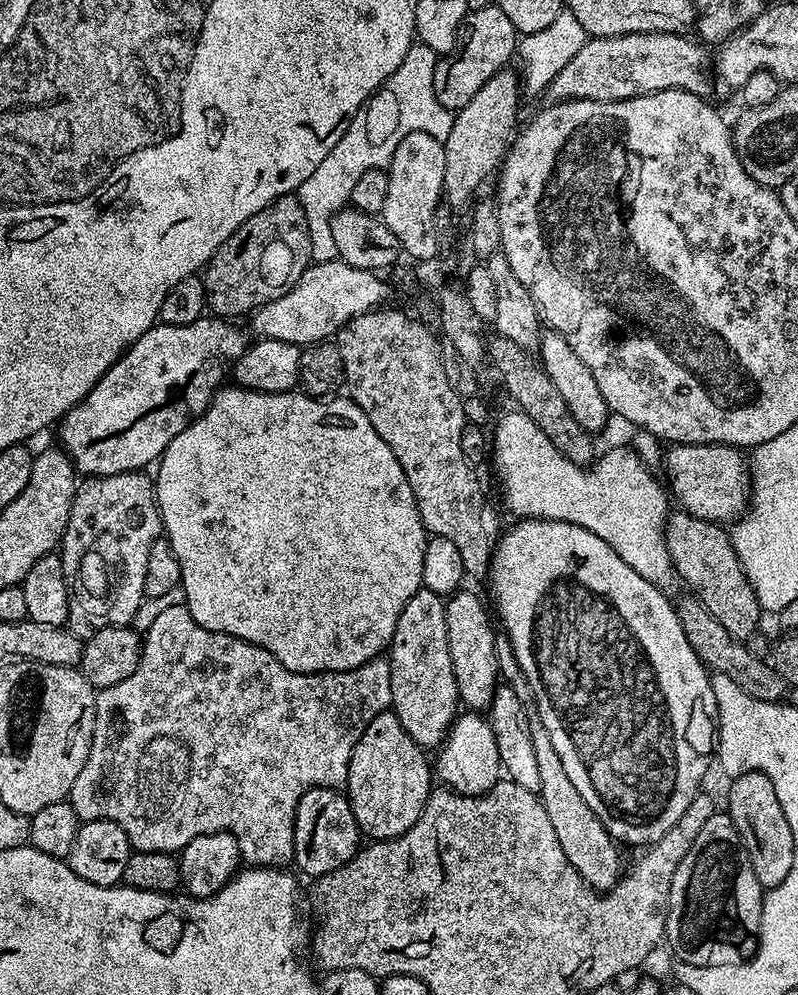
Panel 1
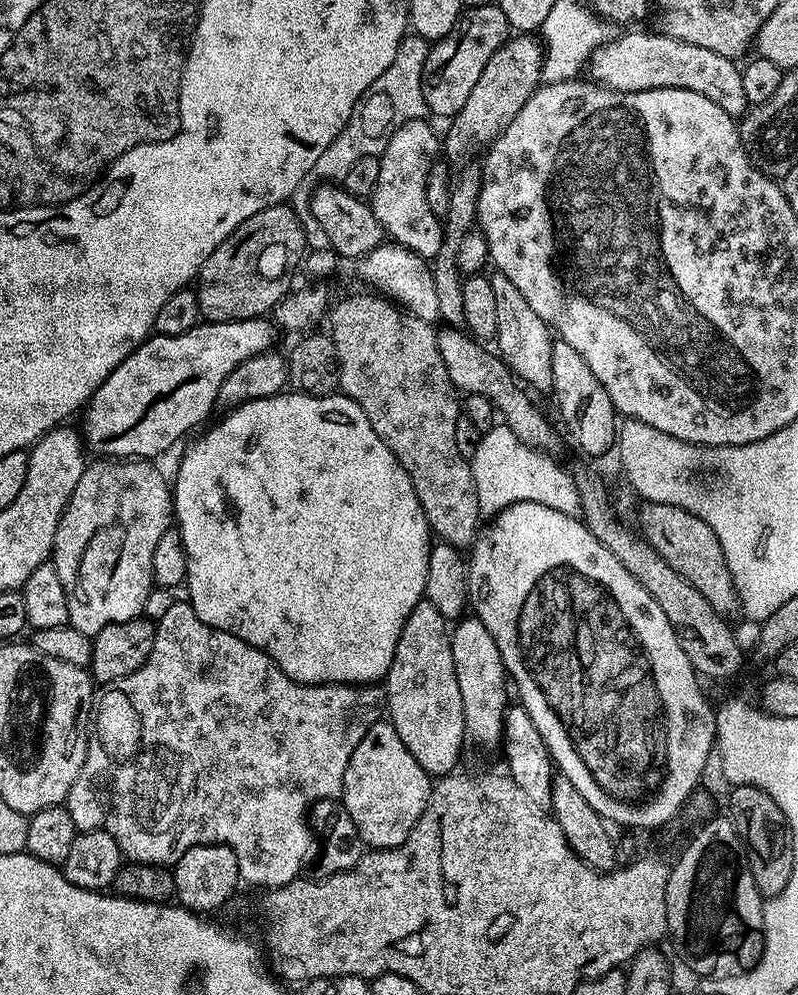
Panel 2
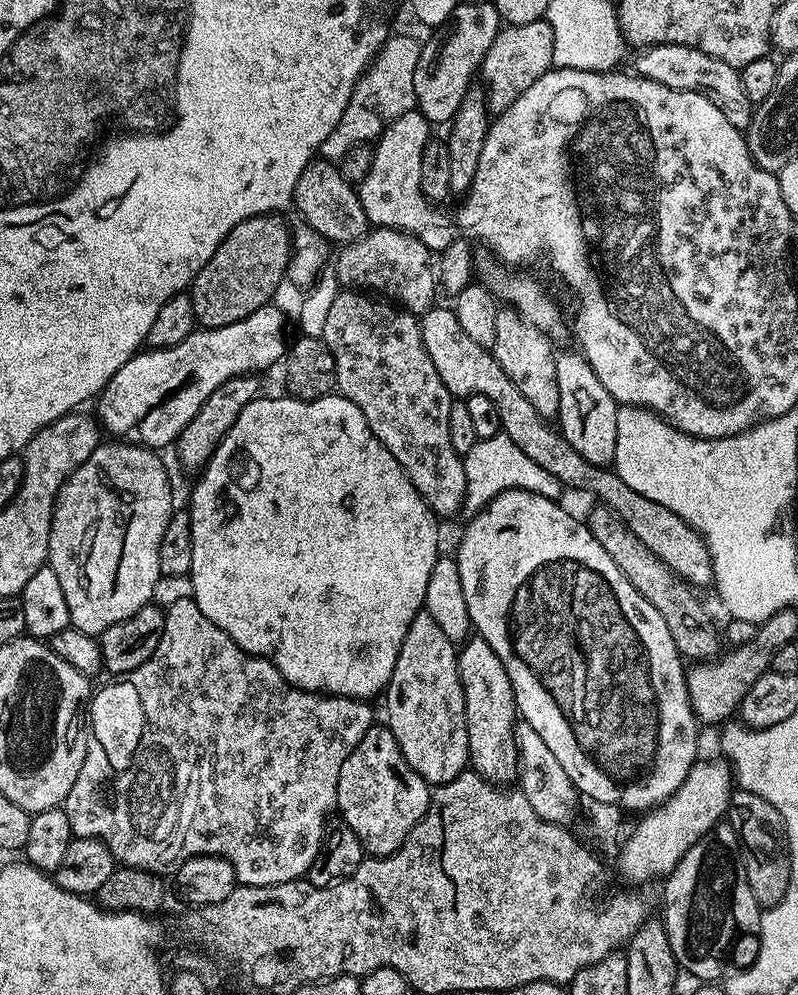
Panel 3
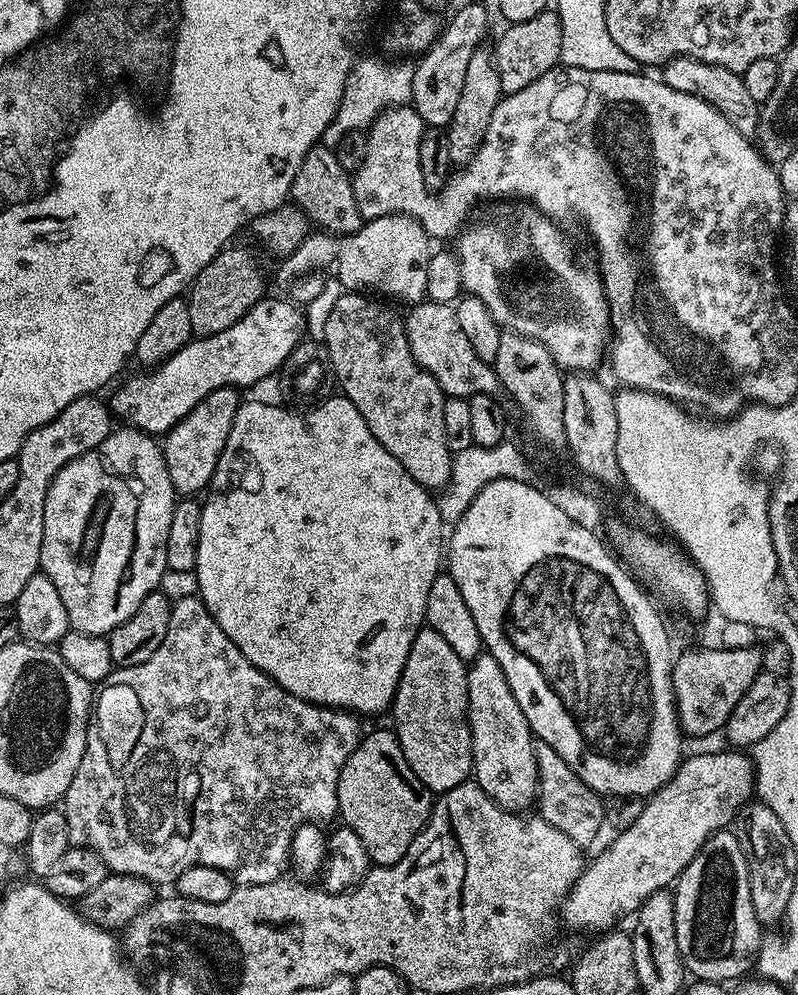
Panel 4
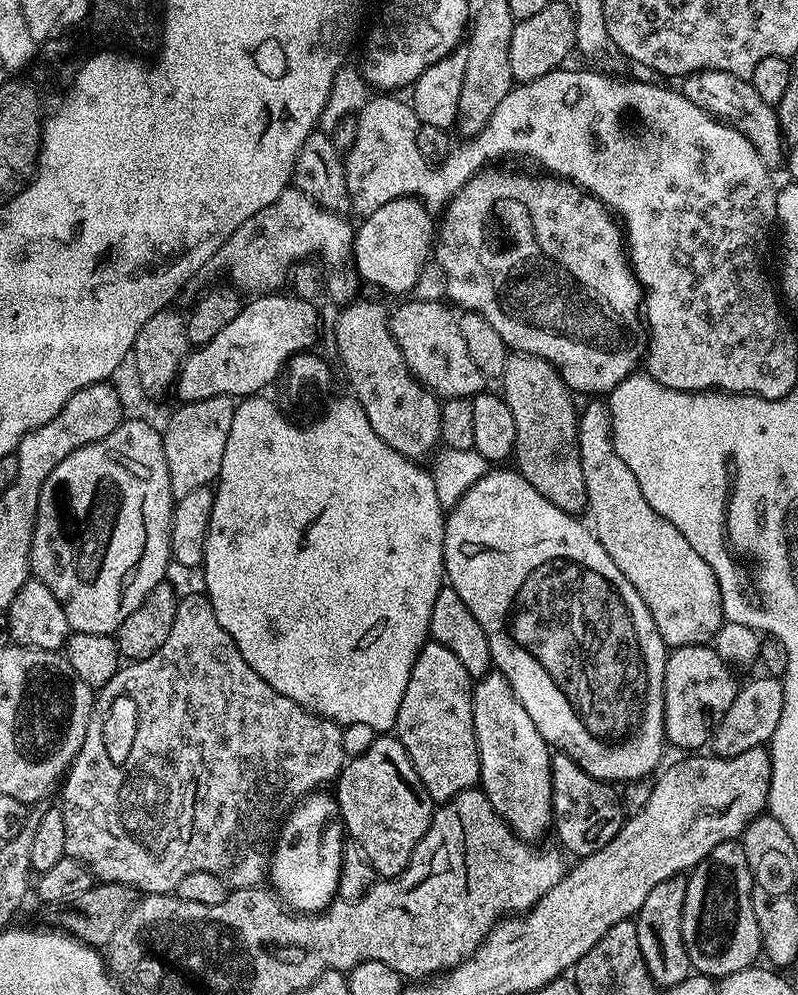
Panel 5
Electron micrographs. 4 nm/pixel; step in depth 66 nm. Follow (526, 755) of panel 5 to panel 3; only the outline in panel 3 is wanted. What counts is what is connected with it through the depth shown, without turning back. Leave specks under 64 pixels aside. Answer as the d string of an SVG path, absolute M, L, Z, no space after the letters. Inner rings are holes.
M475 634L463 641L458 648L458 674L462 678L462 694L466 698L466 730L468 731L468 758L471 767L483 780L494 784L508 786L517 779L520 771L518 746L516 745L516 726L518 713L514 686L510 686L510 674L506 674L506 666L502 666L502 658L490 650L490 642Z

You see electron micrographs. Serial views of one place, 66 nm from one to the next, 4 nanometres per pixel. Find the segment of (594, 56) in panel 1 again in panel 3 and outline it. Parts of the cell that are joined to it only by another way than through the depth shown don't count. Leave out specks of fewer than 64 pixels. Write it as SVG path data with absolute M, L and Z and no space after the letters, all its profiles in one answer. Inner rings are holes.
M659 44L653 48L645 48L637 51L635 75L643 76L646 80L653 80L667 88L673 88L679 92L697 92L702 94L726 118L735 128L747 129L752 121L754 106L750 98L746 98L746 90L742 90L742 78L734 66L714 58L697 48L690 46L678 46L677 44Z

